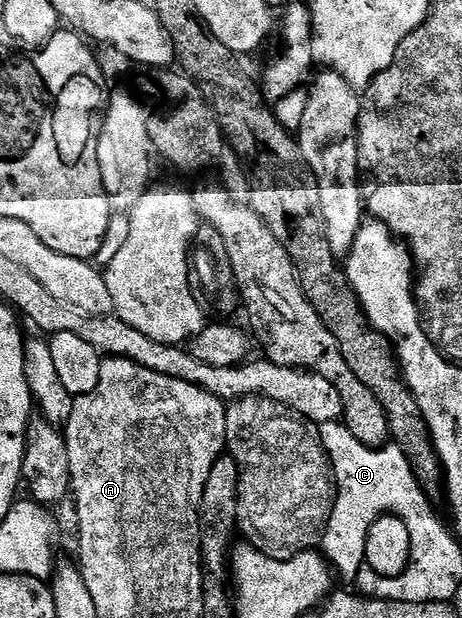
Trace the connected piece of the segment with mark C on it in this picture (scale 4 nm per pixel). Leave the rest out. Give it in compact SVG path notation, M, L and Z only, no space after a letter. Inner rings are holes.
M340 420L328 421L319 426L321 442L325 448L325 454L329 457L329 464L333 470L335 482L335 500L333 502L333 514L329 517L329 524L325 526L323 534L324 556L330 566L338 574L349 580L349 583L356 582L357 576L363 571L365 565L365 548L367 547L367 535L371 527L379 518L392 515L403 519L407 527L415 527L418 523L425 523L430 520L433 509L430 498L427 496L417 476L413 473L413 464L407 459L405 452L395 443L386 443L380 447L365 445Z

